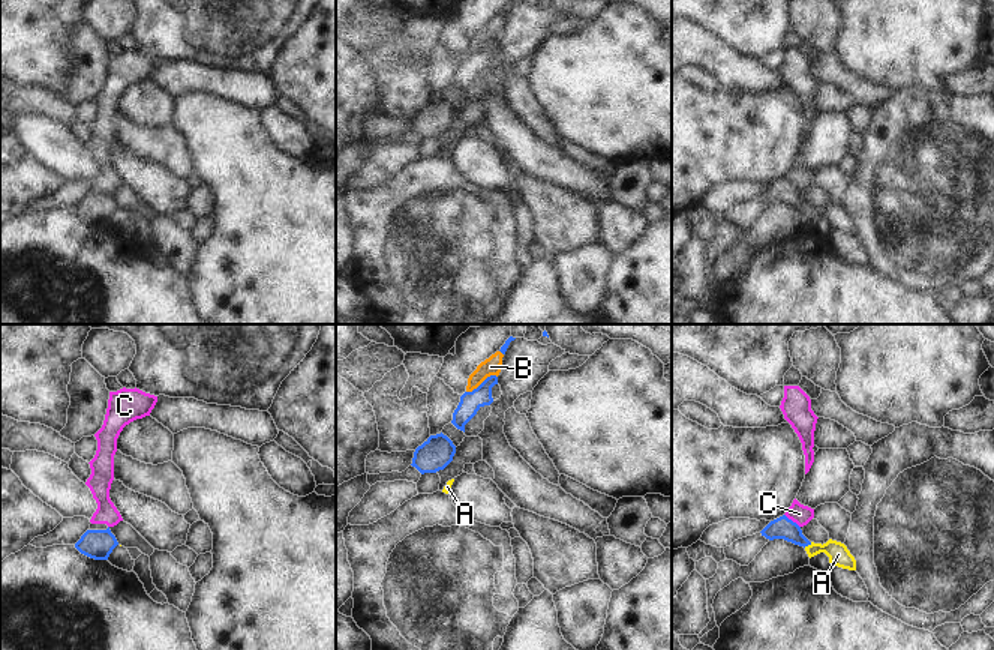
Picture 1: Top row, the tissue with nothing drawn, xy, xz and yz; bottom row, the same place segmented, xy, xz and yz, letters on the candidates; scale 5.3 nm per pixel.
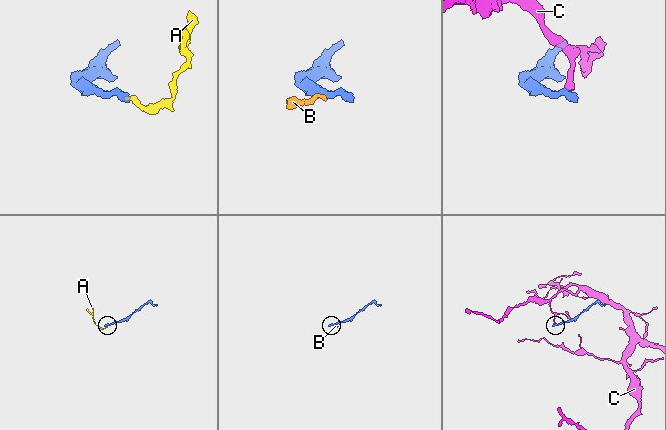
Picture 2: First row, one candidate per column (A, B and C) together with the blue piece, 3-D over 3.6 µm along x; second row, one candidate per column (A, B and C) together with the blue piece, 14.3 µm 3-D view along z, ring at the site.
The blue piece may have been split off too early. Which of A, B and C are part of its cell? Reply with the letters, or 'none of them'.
none of them

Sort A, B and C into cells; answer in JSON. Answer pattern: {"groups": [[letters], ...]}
{"groups": [["A"], ["B"], ["C"]]}

